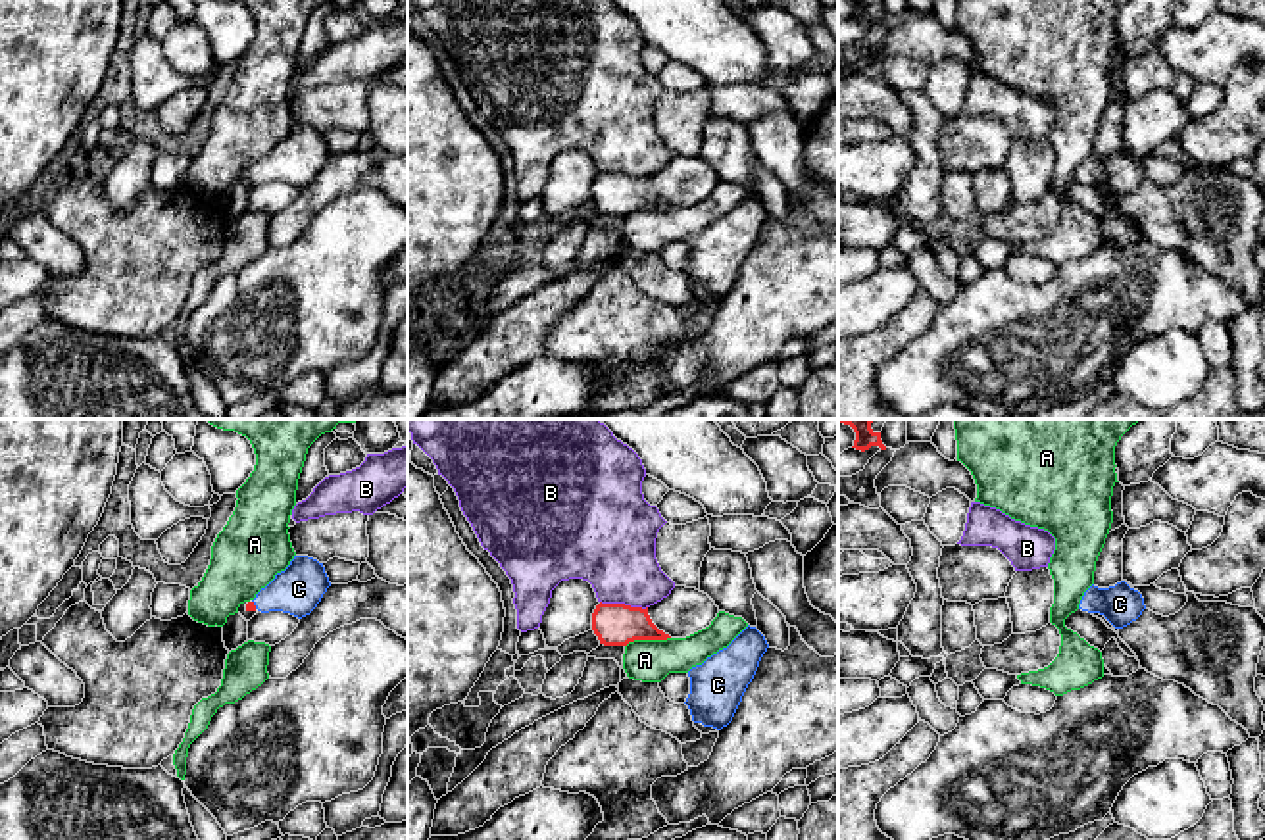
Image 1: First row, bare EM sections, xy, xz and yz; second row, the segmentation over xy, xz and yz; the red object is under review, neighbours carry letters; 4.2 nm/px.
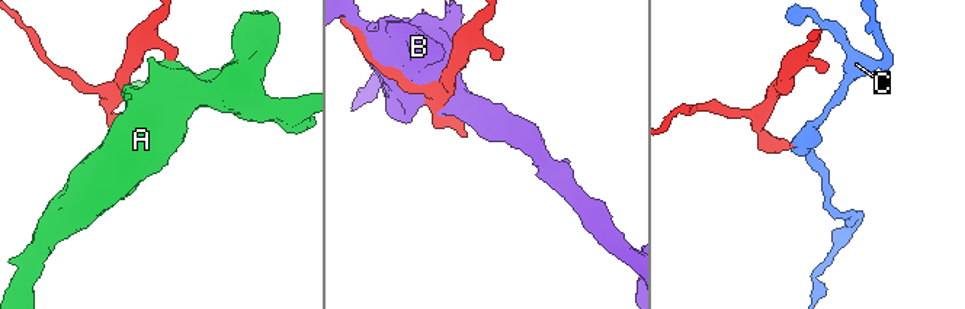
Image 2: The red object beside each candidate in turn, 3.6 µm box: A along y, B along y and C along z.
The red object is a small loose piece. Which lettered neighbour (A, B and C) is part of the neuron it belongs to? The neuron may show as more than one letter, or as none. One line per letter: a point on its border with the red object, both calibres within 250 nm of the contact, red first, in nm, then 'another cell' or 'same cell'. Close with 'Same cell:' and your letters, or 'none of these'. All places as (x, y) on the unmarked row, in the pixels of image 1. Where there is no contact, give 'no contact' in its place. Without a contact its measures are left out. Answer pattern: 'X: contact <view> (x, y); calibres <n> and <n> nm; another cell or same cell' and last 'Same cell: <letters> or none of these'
A: contact xz (646, 208); calibres 180 and 180 nm; another cell
B: contact xz (623, 173); calibres 180 and 360 nm; another cell
C: contact xy (252, 173); calibres 40 and 200 nm; same cell
Same cell: C

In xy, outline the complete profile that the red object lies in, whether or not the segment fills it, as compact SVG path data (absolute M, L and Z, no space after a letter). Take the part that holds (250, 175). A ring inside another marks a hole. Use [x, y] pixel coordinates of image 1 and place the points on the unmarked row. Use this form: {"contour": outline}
{"contour": "M294 125L290 135L246 173L246 181L283 181L302 188L317 177L329 156L323 133Z"}

